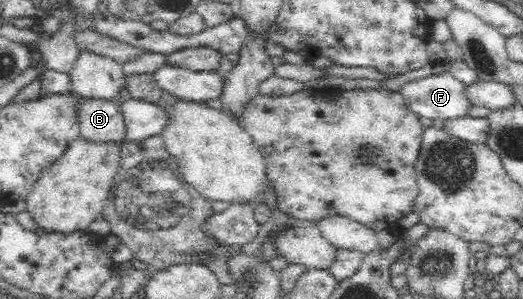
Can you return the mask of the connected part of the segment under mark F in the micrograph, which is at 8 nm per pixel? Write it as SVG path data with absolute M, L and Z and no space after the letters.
M449 72L430 75L416 80L409 80L399 91L408 109L419 117L427 117L438 123L445 120L465 118L471 114L473 103L468 94L468 85L455 78Z

